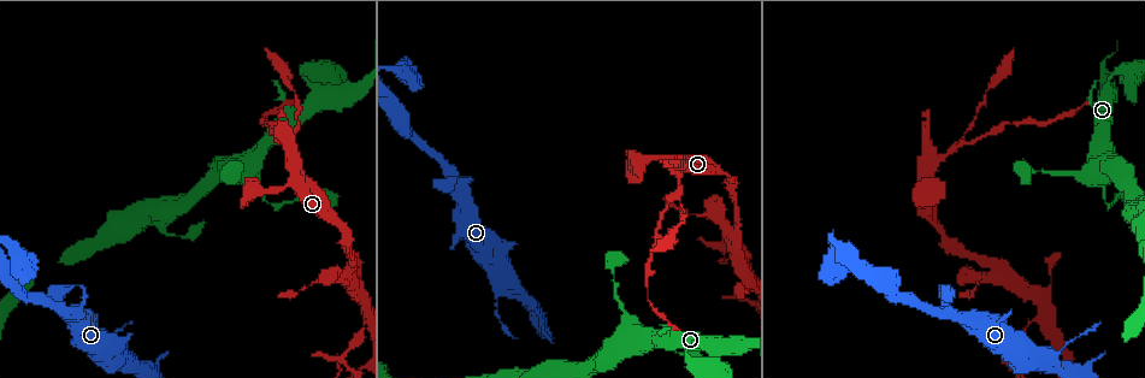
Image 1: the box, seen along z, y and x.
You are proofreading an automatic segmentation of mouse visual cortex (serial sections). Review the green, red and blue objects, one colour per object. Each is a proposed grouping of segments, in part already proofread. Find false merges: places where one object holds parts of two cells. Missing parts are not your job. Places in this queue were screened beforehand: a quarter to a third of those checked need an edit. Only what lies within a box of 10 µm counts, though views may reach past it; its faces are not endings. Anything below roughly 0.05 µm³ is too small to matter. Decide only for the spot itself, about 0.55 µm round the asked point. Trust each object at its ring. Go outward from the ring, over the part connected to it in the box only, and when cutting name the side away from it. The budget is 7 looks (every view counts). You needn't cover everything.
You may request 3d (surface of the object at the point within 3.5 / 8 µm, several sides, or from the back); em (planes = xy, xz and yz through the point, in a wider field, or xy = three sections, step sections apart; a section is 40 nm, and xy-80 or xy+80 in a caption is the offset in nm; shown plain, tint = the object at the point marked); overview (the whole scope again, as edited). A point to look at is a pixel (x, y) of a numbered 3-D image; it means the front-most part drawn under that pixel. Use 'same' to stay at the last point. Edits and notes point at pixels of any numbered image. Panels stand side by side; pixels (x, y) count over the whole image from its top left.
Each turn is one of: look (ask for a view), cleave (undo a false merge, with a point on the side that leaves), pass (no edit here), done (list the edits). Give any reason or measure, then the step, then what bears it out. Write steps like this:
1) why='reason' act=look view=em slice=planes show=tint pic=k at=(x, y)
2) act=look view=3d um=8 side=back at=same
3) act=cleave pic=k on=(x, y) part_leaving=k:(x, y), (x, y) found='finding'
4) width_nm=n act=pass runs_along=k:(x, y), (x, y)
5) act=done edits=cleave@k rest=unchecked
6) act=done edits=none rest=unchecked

act=look view=3d um=3.5 side=back pic=1 at=(1109, 204)

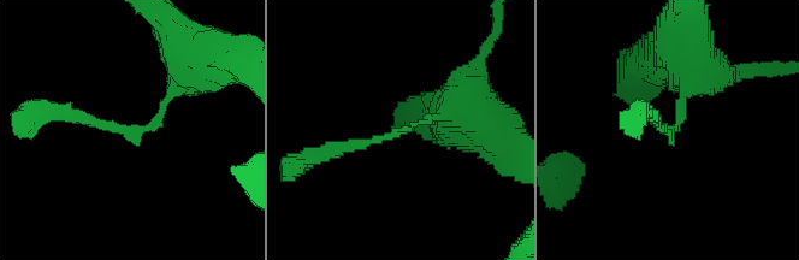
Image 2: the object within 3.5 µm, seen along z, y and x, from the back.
why='shape alone is not enough' act=look view=em slice=planes show=tint pic=2 at=(147, 125)

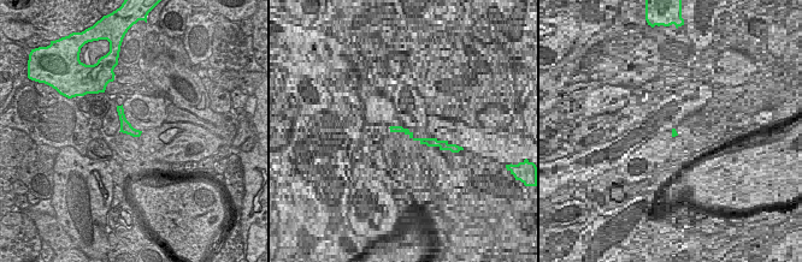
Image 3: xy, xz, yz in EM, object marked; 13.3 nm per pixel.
act=pass found='all the same cell'

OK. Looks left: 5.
why='narrows sharply' act=look view=3d um=8 pic=1 at=(1036, 171)

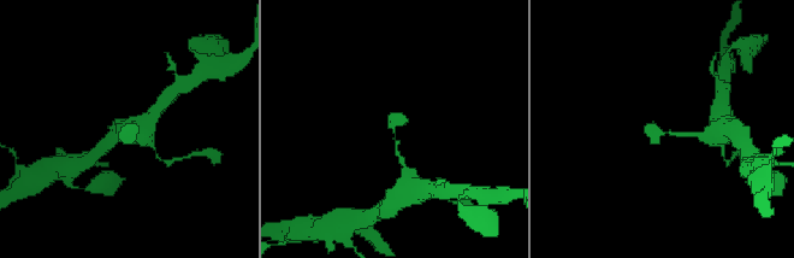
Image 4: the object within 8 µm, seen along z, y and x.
act=look view=3d um=3.5 side=back at=same

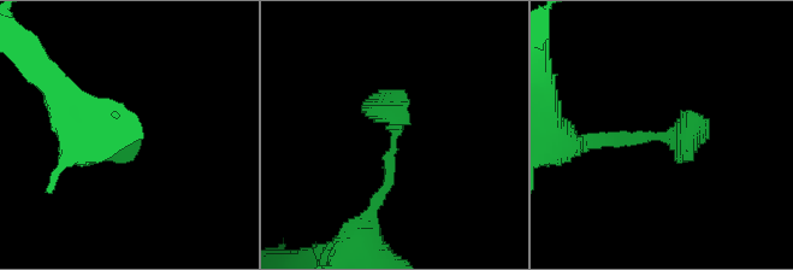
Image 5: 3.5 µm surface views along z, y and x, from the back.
why='need the tissue' act=look view=em slice=xy step=2 show=tint pic=5 at=(657, 136)

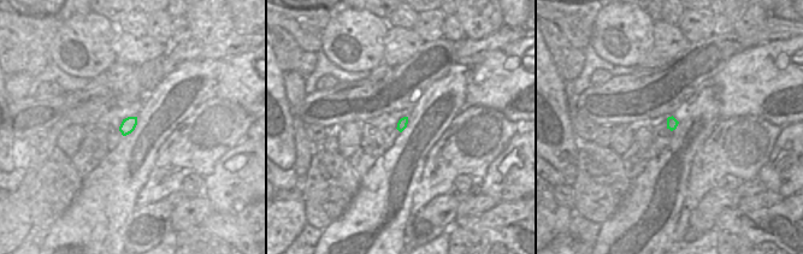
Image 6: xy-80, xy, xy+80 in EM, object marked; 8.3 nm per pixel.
act=pass runs_along=5:(585, 141), (682, 138), (690, 118) found='one cell here'

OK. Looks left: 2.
why='thick turns thin' act=look view=3d um=8 side=back pic=1 at=(338, 356)

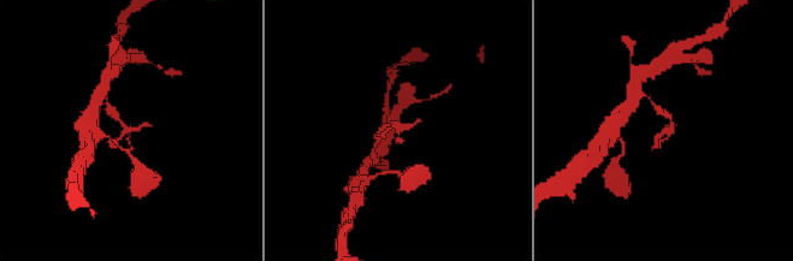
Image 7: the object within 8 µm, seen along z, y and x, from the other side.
act=look view=em slice=xy step=2 show=tint at=same

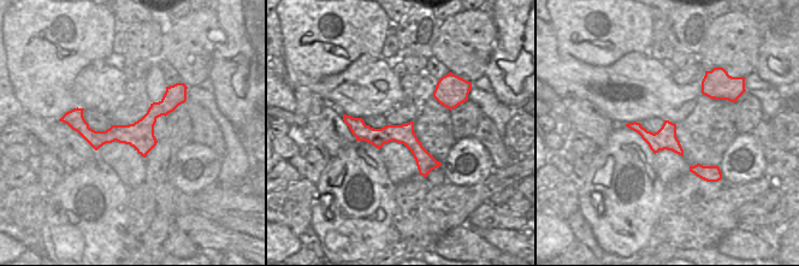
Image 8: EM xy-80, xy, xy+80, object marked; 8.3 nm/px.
act=pass found='all the same cell'

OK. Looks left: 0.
act=done edits=none rest=unchecked

